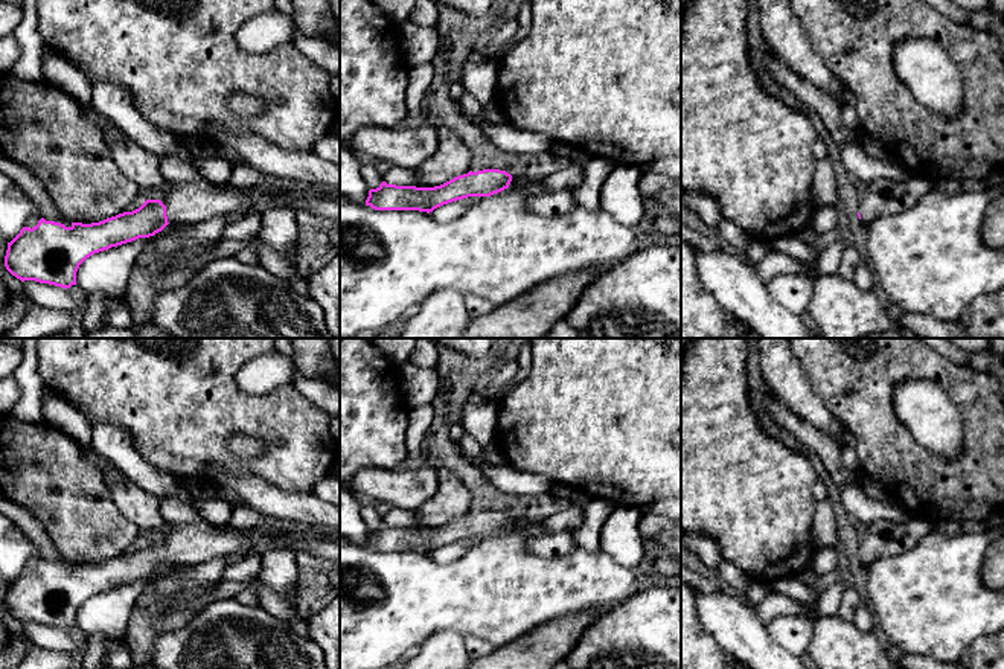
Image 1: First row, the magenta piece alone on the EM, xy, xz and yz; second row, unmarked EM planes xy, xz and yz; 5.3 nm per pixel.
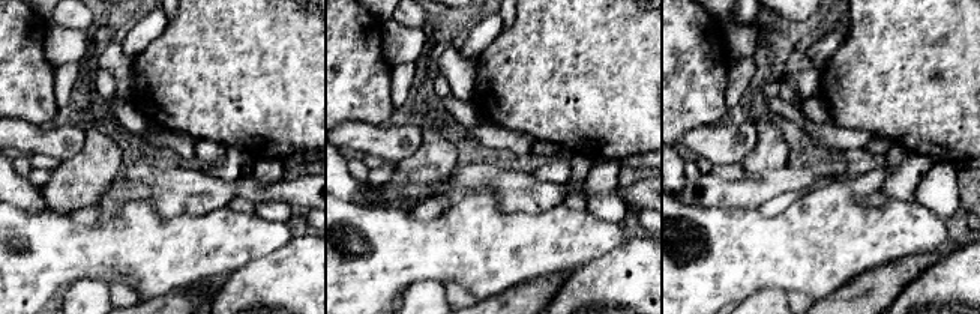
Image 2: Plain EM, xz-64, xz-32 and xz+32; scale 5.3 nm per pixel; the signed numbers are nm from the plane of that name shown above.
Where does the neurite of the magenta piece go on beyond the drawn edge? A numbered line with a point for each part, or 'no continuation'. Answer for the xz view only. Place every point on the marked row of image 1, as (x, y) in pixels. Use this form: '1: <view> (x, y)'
1: xz (538, 201)

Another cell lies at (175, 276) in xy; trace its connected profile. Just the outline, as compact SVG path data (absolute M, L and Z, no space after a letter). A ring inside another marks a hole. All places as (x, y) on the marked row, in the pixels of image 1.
M222 239L212 248L193 254L193 259L189 265L180 265L178 262L175 262L172 267L154 273L149 282L158 291L180 288L186 285L193 273L203 268L207 262L218 258L235 258L244 247L250 245L250 242L251 241Z

